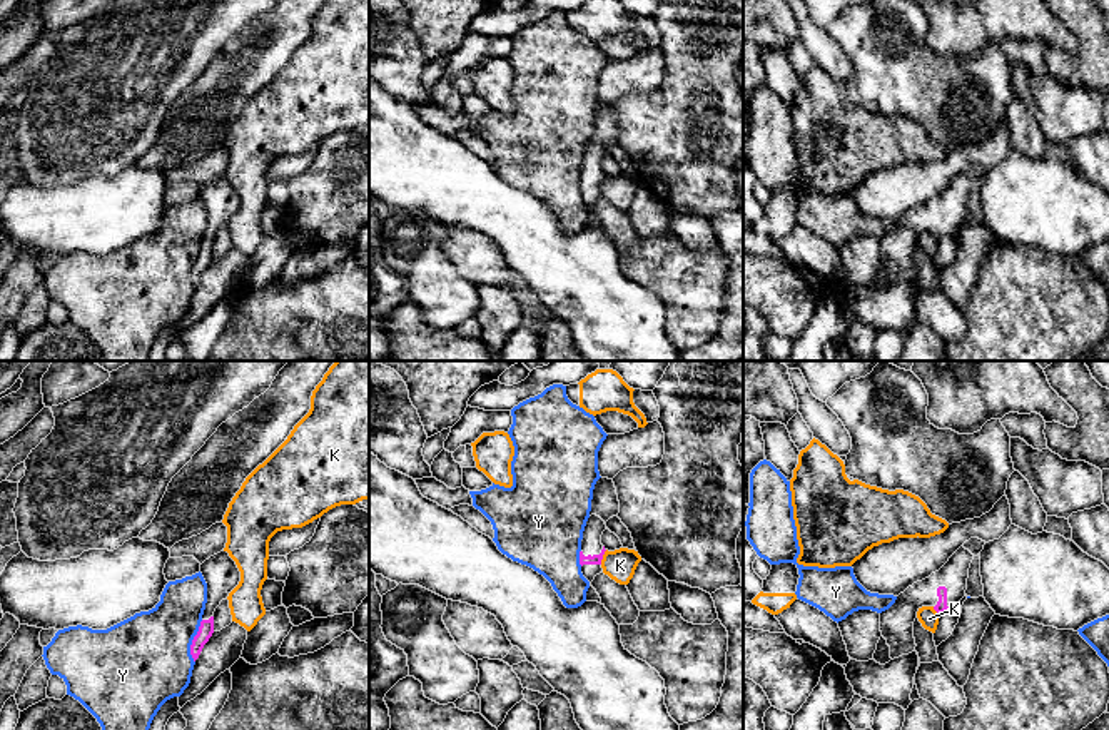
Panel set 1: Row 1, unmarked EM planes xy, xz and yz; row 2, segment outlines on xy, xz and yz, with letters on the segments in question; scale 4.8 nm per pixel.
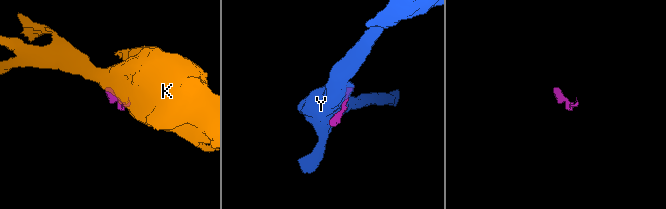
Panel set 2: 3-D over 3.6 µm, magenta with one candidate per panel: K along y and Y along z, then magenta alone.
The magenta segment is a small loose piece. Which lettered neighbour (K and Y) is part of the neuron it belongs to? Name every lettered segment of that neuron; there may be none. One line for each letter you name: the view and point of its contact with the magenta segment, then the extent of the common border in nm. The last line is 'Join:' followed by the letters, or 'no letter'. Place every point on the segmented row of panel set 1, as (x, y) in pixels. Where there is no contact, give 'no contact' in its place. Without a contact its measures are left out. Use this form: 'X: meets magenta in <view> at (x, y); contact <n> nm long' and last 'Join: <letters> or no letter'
Join: no letter

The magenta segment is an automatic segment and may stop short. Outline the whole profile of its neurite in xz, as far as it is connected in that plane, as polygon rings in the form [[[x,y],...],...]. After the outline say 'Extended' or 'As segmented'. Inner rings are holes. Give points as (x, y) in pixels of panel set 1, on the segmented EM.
[[[591,515],[583,531],[580,565],[583,576],[590,583],[595,580],[596,575],[603,573],[601,560],[606,550],[601,545],[601,535],[605,530],[605,521],[600,516]]]. Extended

